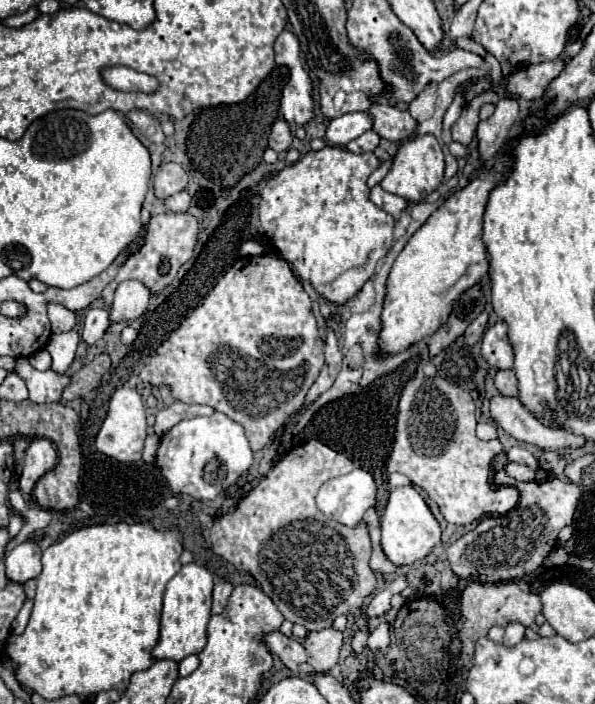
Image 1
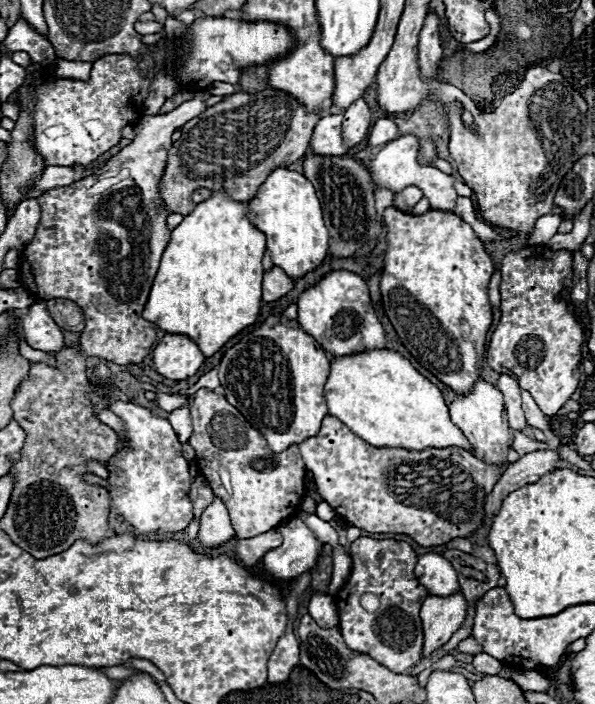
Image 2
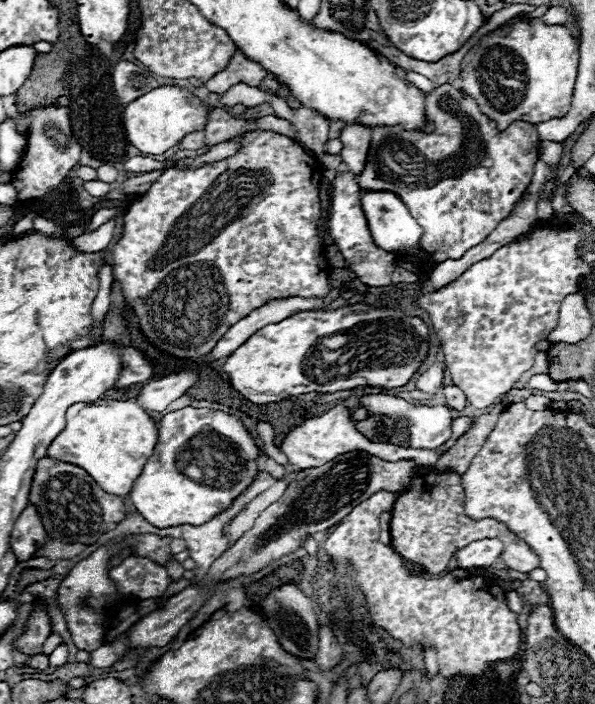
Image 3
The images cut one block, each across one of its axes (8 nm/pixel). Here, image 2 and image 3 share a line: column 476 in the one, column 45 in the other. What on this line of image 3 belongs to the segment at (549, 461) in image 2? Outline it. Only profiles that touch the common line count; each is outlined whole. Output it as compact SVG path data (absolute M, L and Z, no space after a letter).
M28 504L26 510L14 522L14 528L10 534L10 546L12 546L12 552L16 554L18 562L30 560L44 546L46 538L48 538L48 534L42 526L38 508L34 504Z

